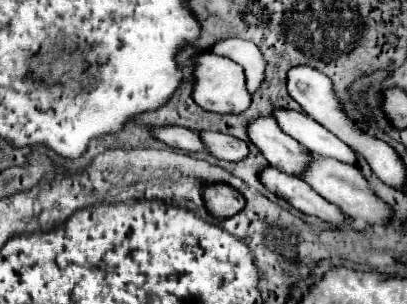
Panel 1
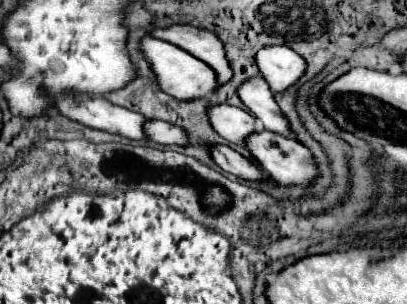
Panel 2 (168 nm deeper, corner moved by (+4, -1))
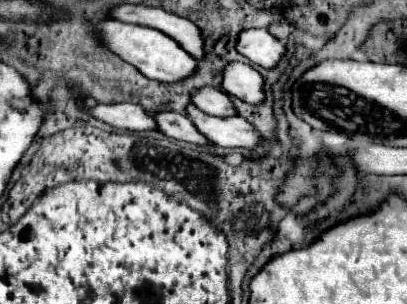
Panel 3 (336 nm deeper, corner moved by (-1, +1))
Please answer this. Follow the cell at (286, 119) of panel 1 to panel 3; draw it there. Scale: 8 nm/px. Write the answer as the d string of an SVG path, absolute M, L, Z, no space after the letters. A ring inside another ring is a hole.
M231 63L223 75L223 89L227 95L239 97L245 103L259 105L265 101L263 75L245 63Z

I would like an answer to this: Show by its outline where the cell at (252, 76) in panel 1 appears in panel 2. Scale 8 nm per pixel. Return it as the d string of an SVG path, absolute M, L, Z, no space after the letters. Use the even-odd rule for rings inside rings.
M170 25L152 29L150 35L162 41L170 41L176 47L194 55L196 59L202 59L210 69L214 69L220 83L226 83L232 77L232 69L224 55L224 45L214 33L190 25Z

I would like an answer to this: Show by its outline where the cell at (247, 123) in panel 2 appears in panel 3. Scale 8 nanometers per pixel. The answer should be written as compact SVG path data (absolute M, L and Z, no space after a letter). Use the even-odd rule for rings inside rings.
M197 89L193 103L207 115L215 115L215 117L235 117L235 115L239 115L237 109L233 107L229 95L219 91L219 89Z

